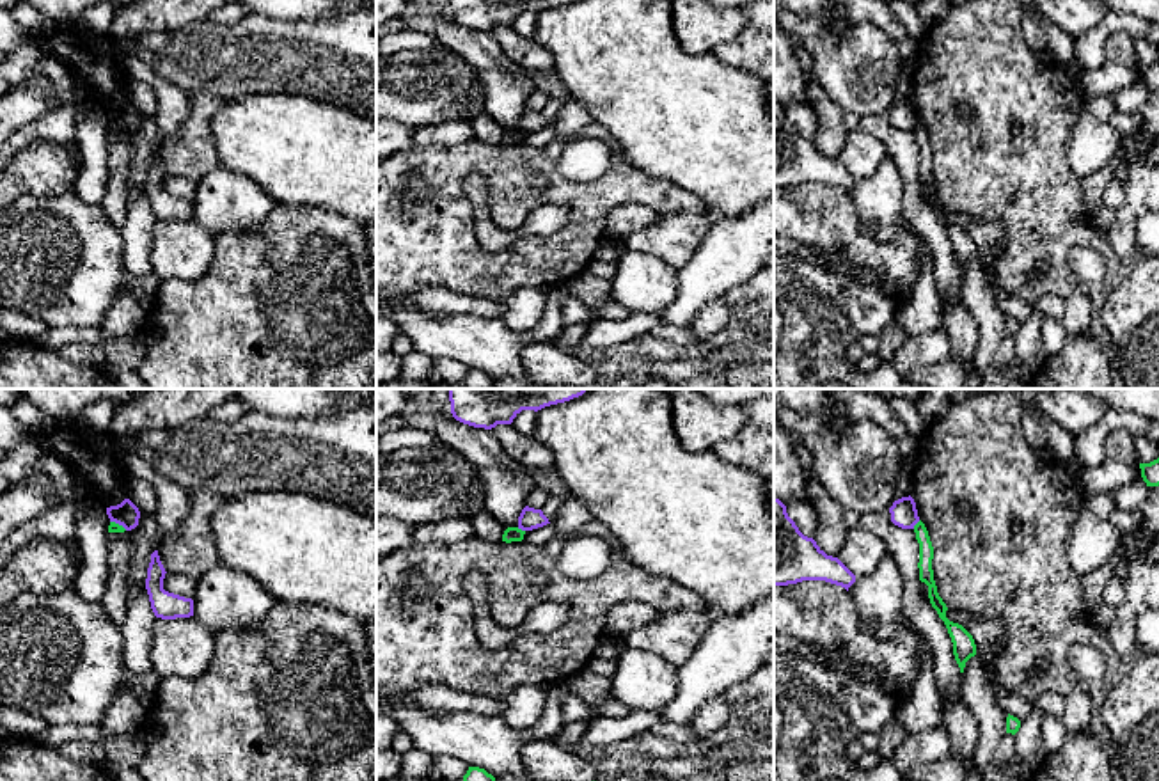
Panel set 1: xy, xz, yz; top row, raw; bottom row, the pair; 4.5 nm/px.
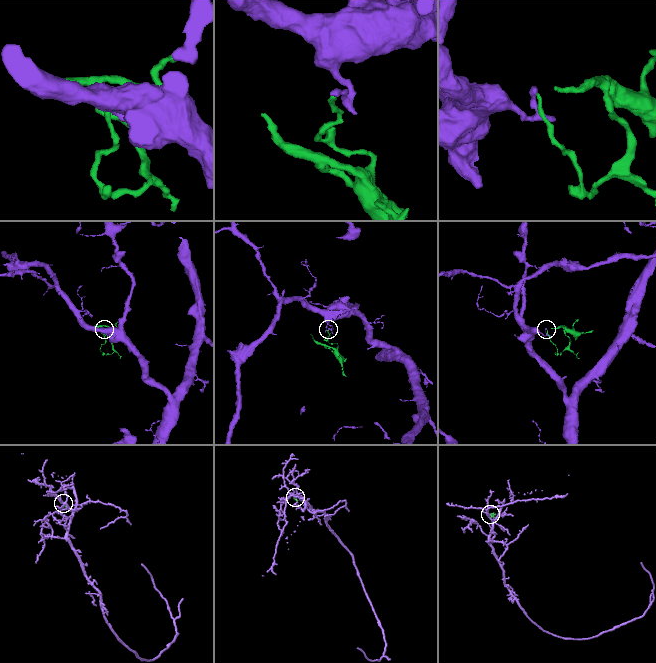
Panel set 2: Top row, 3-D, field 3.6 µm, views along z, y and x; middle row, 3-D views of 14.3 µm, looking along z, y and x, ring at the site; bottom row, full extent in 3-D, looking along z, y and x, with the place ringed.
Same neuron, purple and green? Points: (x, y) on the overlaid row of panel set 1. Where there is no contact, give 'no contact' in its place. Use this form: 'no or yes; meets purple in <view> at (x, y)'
no; meets purple in yz at (916, 522)

